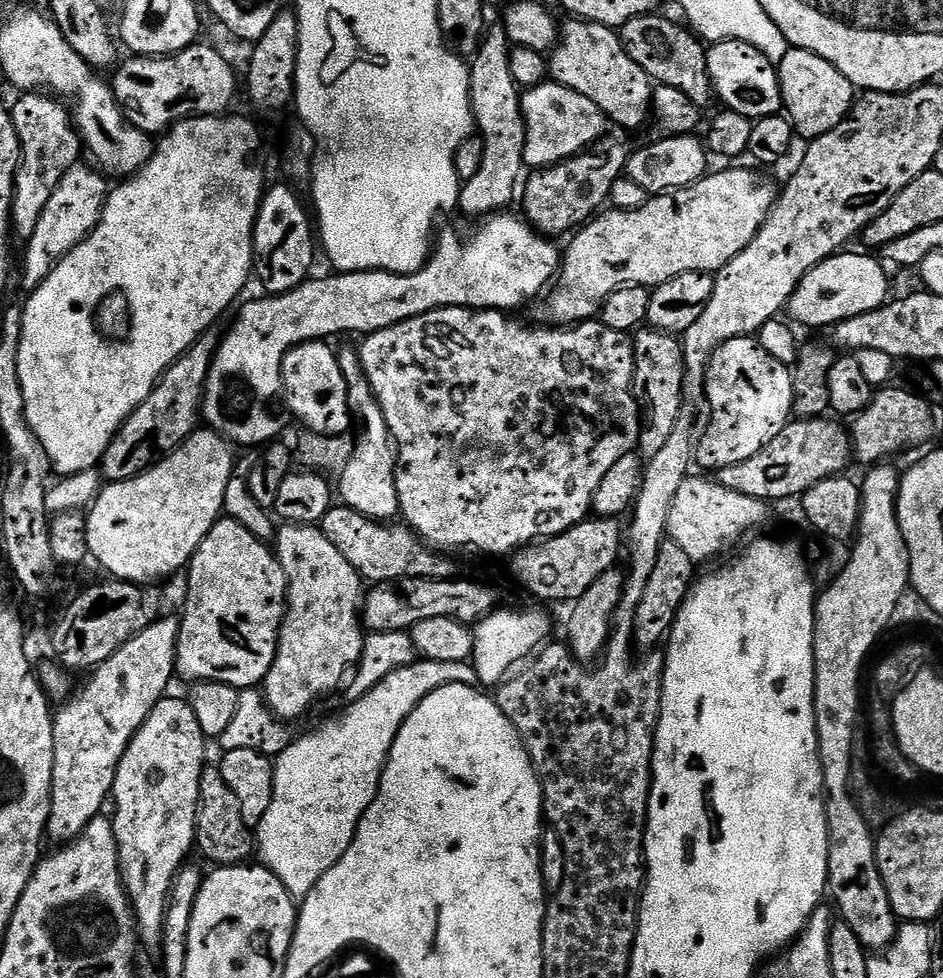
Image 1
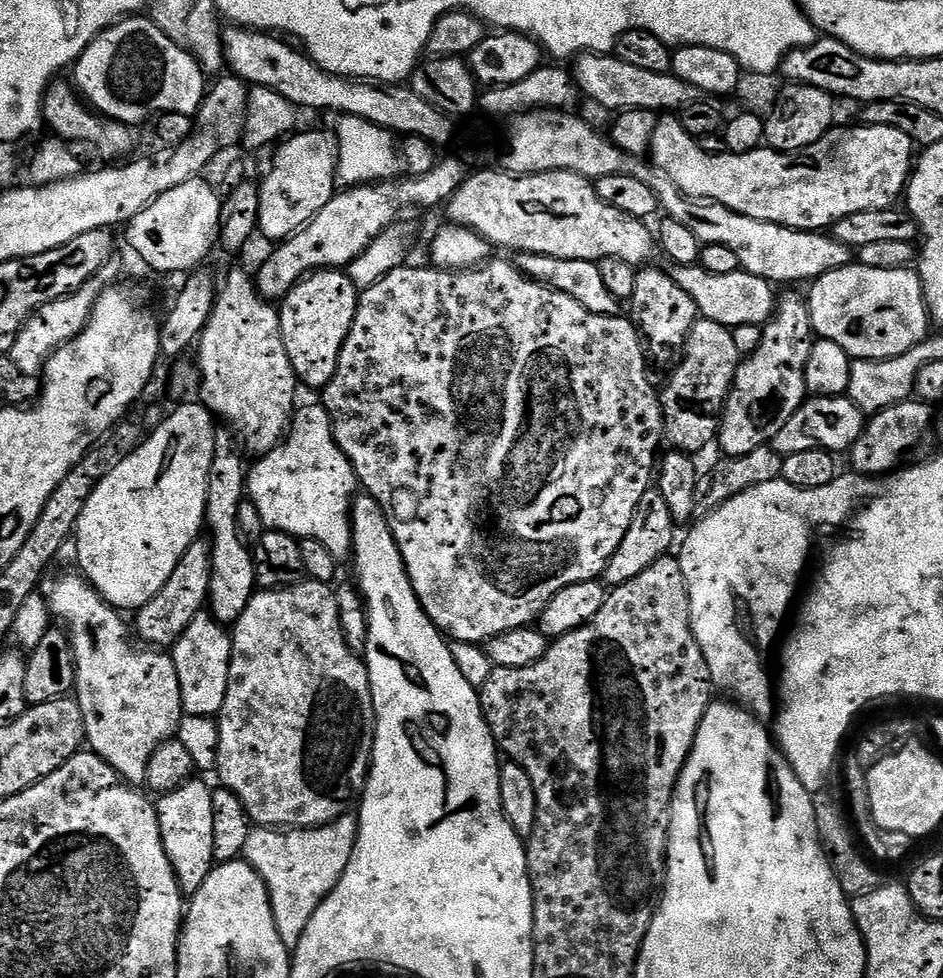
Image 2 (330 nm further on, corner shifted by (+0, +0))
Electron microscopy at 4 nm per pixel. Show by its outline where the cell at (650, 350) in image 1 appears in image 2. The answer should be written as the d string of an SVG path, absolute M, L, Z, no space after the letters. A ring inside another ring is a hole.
M644 266L637 271L634 294L630 301L630 307L632 307L630 319L646 345L647 355L655 363L657 360L662 367L672 370L684 358L688 332L695 326L698 313L694 306L694 298L690 298L686 290L678 287L667 271L659 272L652 267Z

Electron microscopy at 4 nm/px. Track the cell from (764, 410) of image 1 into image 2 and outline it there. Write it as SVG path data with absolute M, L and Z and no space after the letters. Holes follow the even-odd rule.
M788 290L788 292L779 297L776 310L772 313L772 319L767 324L763 325L764 333L762 334L762 342L758 346L758 350L754 350L754 354L743 357L740 361L740 368L736 371L736 377L732 383L732 389L728 395L728 401L724 407L724 417L720 419L720 430L718 433L718 445L720 444L721 453L724 456L741 456L742 454L750 454L754 450L771 445L772 439L778 434L778 430L782 430L782 426L786 426L788 419L799 410L800 405L806 399L806 389L804 387L804 371L806 370L806 358L810 358L810 350L814 343L814 333L812 330L812 319L808 313L808 301L803 295L792 292L796 290Z

